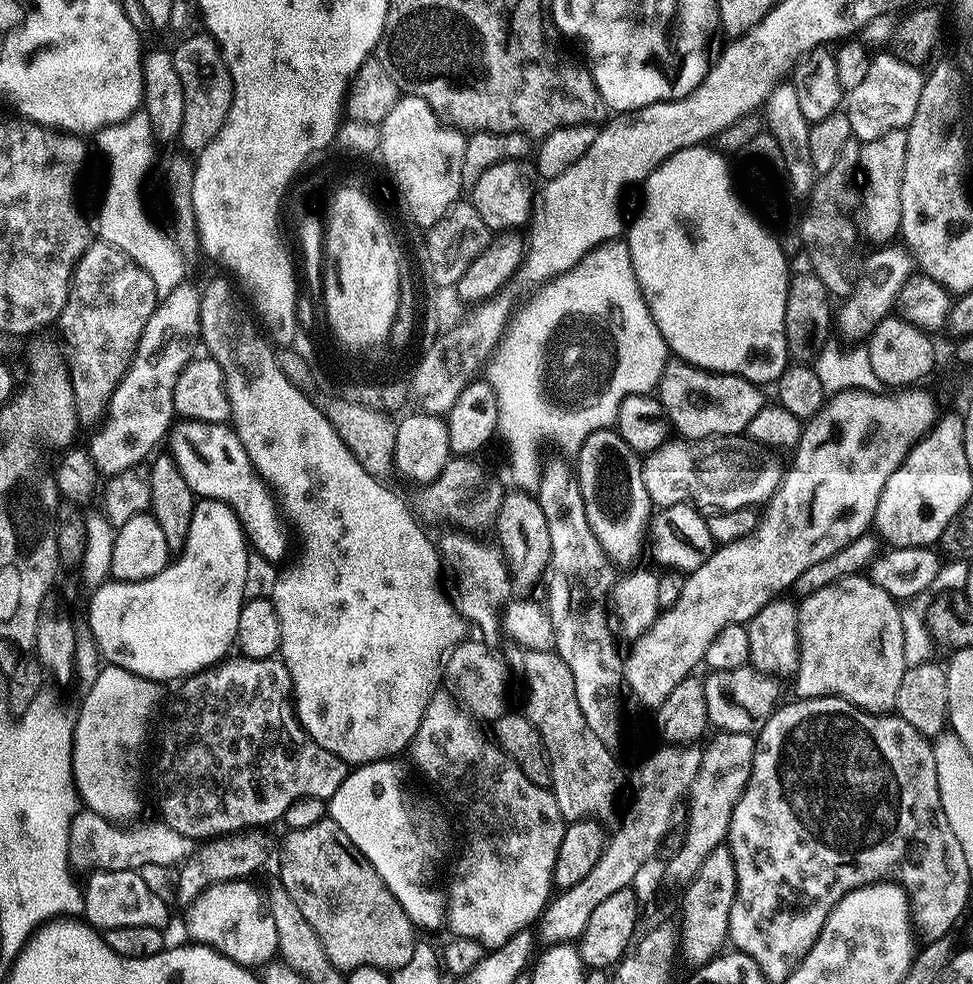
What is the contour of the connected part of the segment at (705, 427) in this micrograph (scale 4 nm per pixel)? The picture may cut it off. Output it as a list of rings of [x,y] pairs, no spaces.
[[[679,358],[669,359],[658,385],[658,399],[669,425],[676,428],[681,437],[686,440],[706,439],[711,436],[739,437],[748,427],[748,423],[764,407],[766,397],[763,396],[761,385],[751,384],[746,378],[735,376],[729,372],[707,372],[697,368],[695,364],[687,364]]]

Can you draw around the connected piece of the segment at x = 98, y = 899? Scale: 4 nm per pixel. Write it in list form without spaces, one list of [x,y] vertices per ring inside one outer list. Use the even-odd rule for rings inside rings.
[[[139,871],[98,872],[87,877],[88,885],[82,888],[84,897],[83,919],[97,930],[118,926],[154,926],[164,930],[168,924],[168,904],[155,892],[151,883],[140,877]]]

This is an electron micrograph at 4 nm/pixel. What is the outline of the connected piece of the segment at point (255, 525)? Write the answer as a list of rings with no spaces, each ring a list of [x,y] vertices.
[[[181,419],[173,423],[166,444],[172,447],[171,458],[178,470],[182,470],[182,478],[186,478],[186,486],[190,486],[193,496],[228,504],[240,519],[247,543],[255,551],[257,548],[268,560],[283,558],[286,540],[273,493],[257,476],[242,442],[227,423],[203,424],[197,420]]]

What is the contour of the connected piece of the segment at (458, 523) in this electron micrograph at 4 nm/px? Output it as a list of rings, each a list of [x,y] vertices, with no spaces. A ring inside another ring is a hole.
[[[449,458],[442,474],[419,489],[414,512],[425,525],[437,520],[452,528],[461,528],[464,534],[478,534],[483,528],[491,529],[506,495],[503,488],[476,458]]]

